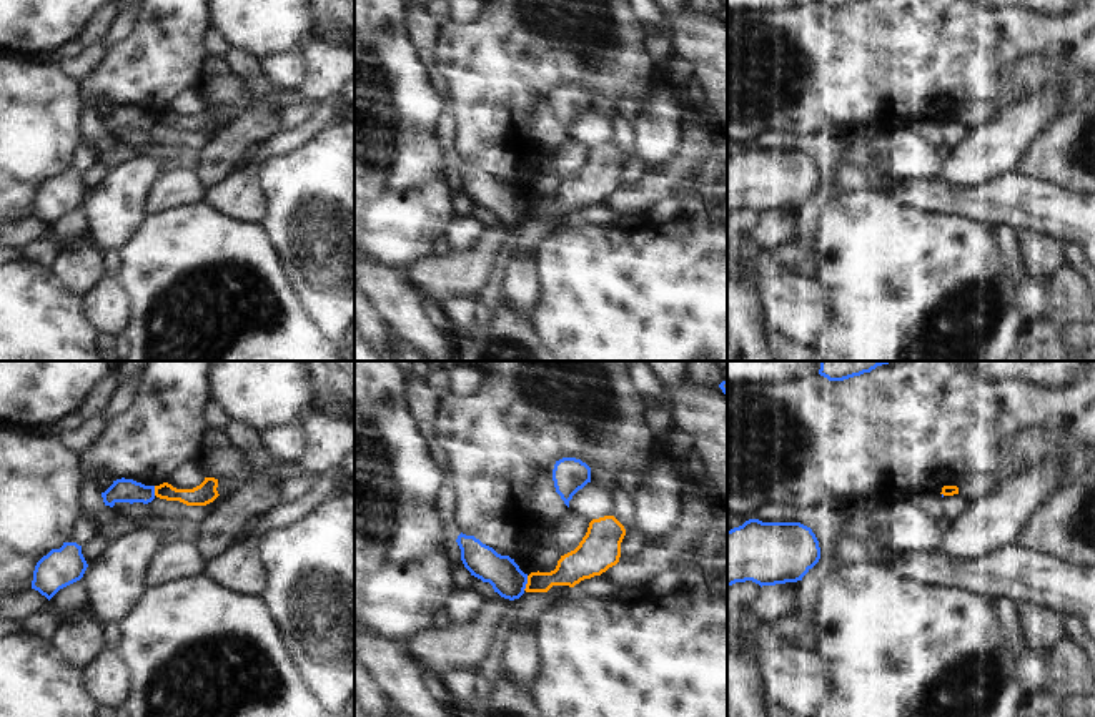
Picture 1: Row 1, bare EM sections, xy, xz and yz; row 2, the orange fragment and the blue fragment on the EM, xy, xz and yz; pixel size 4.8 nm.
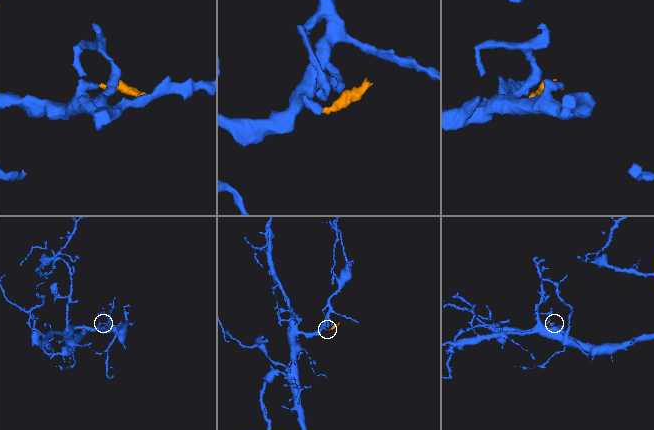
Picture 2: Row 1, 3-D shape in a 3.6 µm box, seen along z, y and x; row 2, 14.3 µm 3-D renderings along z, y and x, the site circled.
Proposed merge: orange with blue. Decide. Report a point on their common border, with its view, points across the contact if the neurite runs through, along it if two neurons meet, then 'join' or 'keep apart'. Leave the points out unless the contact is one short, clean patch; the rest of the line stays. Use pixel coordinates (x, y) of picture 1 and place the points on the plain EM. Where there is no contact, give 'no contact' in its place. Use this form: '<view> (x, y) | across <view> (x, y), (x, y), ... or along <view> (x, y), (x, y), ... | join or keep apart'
xz (528, 210) | along xz (528, 203), (523, 217) | keep apart

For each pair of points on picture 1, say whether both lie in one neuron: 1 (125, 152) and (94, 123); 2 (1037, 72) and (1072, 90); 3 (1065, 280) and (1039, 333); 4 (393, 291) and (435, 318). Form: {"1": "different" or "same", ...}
{"1": "same", "2": "same", "3": "same", "4": "different"}

